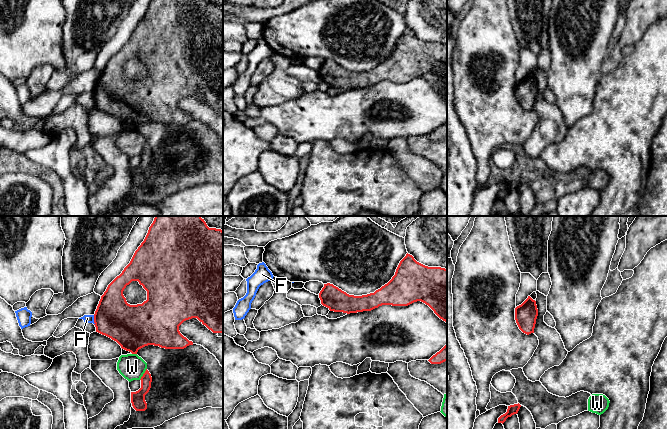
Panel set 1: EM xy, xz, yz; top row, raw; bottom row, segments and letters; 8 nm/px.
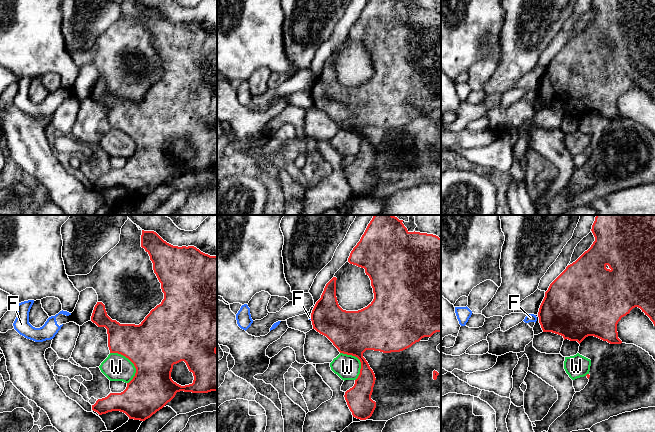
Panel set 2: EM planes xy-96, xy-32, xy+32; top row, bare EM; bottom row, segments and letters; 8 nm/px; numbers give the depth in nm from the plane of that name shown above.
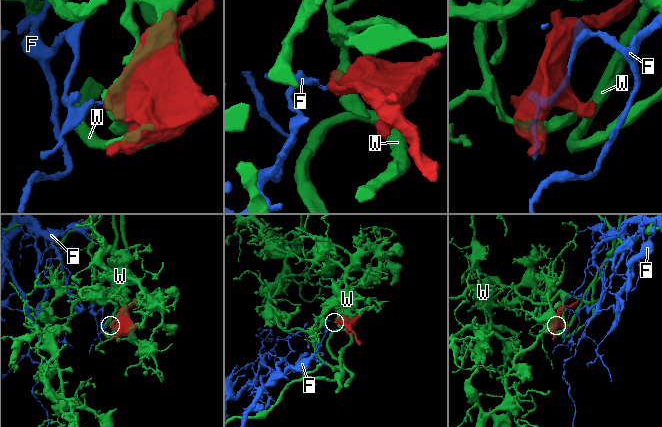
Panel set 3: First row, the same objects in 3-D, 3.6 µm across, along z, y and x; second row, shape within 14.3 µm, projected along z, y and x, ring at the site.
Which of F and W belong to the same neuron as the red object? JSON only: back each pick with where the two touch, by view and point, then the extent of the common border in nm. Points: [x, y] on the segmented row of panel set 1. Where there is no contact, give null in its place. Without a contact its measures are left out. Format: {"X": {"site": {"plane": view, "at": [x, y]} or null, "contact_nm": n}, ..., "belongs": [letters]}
{"belongs": []}

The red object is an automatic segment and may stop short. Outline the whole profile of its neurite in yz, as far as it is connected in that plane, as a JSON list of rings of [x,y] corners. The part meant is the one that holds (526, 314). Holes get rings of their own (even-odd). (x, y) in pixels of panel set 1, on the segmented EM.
[[[530,296],[519,306],[515,308],[515,320],[519,329],[529,335],[534,333],[538,309],[536,301]]]

